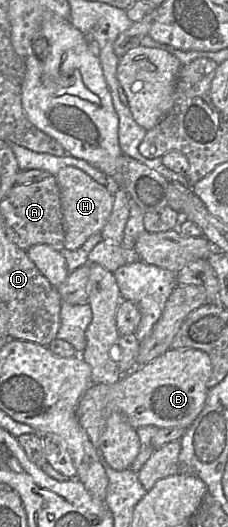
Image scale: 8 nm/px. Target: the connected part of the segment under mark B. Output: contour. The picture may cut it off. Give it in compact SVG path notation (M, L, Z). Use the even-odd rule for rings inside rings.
M171 347L153 361L136 366L113 384L91 384L78 403L76 417L95 447L99 447L106 420L114 412L122 414L134 429L148 425L187 429L205 405L211 373L212 364L206 352Z

